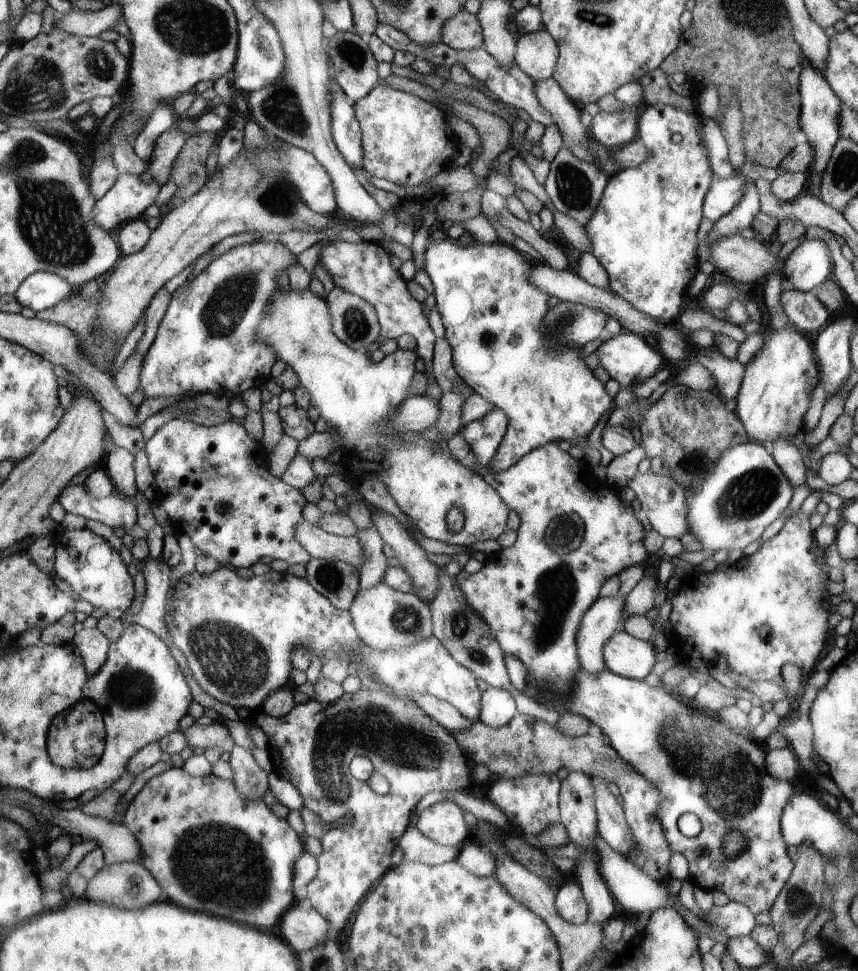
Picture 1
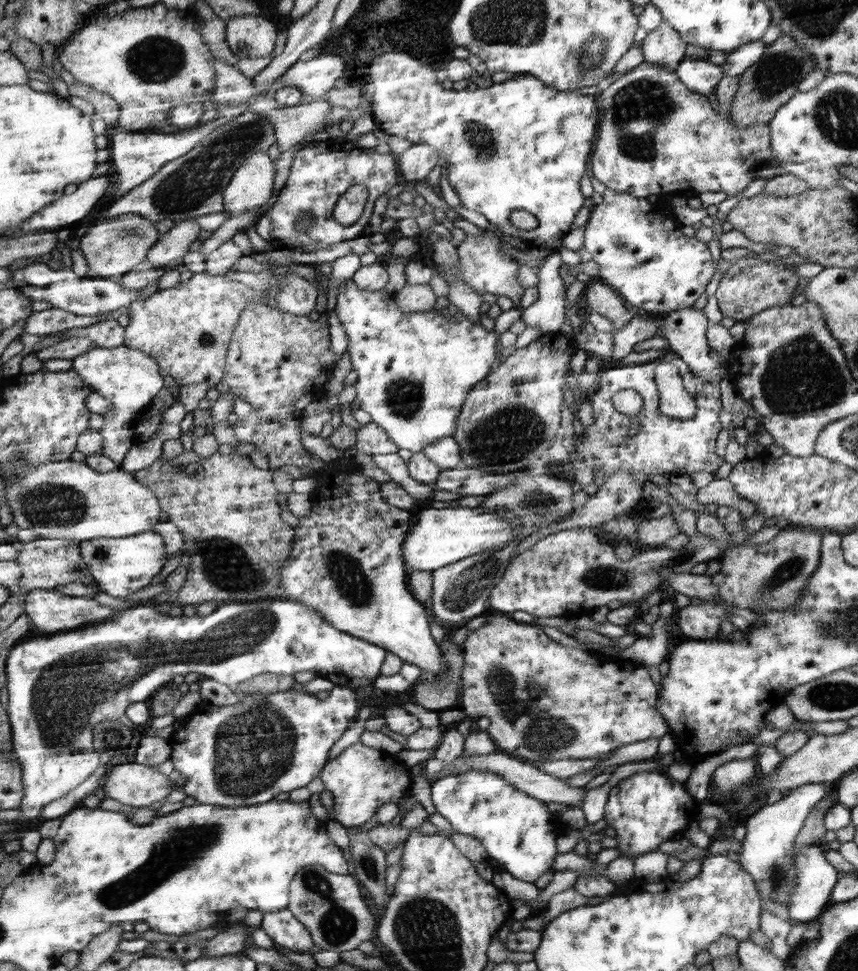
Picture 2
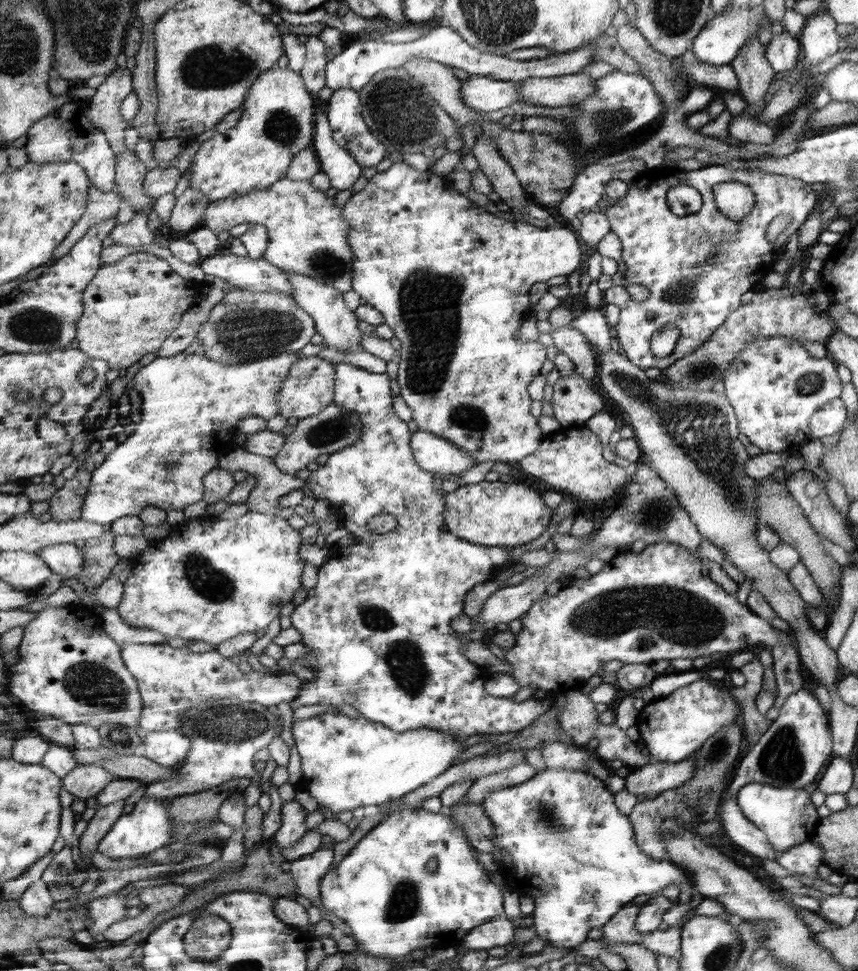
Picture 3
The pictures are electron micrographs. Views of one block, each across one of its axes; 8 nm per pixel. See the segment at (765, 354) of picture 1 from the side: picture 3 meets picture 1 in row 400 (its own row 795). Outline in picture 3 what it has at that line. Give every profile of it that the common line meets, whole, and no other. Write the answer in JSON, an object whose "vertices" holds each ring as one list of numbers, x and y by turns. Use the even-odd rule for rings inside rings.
{"vertices":[[754,782,740,788,736,799,740,810,766,833,768,840,781,854,786,849,811,839,821,820,816,813,817,808,812,805,810,796,804,789,778,789]]}

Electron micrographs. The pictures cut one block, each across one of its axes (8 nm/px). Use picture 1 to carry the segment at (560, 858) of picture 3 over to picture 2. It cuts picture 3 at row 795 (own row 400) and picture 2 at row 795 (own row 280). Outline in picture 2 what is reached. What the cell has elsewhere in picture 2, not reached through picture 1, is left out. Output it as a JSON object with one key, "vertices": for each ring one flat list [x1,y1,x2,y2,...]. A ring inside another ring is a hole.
{"vertices":[[470,769,462,774,450,774,439,778,431,784,430,798,433,805,431,809,444,816,452,825,453,830,472,836,483,843,488,864,495,871,509,872,514,878,519,878,524,882,533,883,537,878,552,870,555,858,559,854,556,849,556,840,570,830,550,813,546,803,528,796,526,792,508,784,503,776,492,771]]}

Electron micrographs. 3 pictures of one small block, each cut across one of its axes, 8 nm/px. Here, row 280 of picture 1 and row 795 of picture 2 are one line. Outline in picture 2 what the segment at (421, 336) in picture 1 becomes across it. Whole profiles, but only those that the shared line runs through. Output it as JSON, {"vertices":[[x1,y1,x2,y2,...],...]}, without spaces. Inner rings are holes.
{"vertices":[[360,740,331,759,319,779,332,796,330,817,346,828,358,827,374,819,378,808,386,803,399,805,410,790,410,774,406,774,406,768,397,755,368,747]]}

